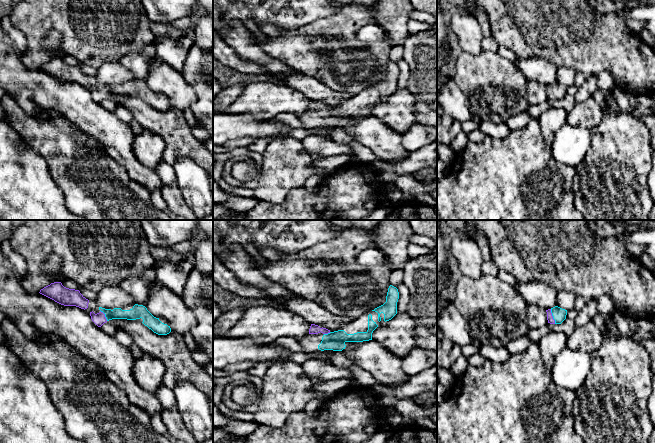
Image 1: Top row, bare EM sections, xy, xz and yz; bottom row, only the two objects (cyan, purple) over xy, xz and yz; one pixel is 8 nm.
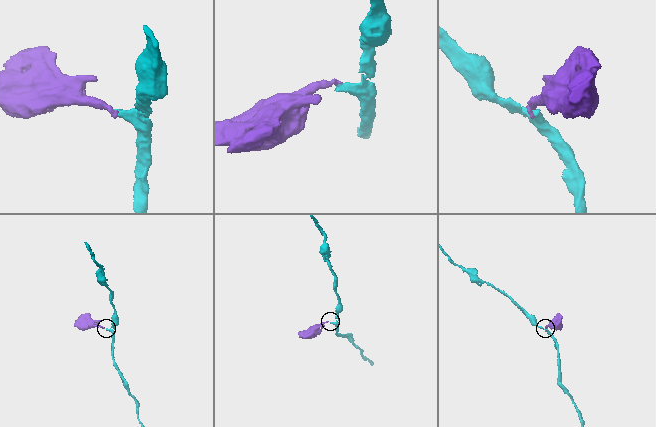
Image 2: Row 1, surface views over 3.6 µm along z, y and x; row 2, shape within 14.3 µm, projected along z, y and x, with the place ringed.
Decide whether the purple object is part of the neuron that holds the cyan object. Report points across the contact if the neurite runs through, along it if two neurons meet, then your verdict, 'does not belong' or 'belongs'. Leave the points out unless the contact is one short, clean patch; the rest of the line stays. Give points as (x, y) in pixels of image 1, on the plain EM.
across yz (559, 91), (552, 91), (550, 95) | belongs

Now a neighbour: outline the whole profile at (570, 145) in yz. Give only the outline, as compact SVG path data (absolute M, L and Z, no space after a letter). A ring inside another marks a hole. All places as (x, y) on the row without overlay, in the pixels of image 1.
M566 122L554 136L551 154L558 163L576 168L588 153L591 139L592 130Z

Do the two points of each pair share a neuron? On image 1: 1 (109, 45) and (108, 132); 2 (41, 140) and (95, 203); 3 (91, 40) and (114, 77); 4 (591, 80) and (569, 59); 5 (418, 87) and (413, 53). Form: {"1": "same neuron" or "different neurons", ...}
{"1": "different neurons", "2": "same neuron", "3": "different neurons", "4": "different neurons", "5": "same neuron"}

